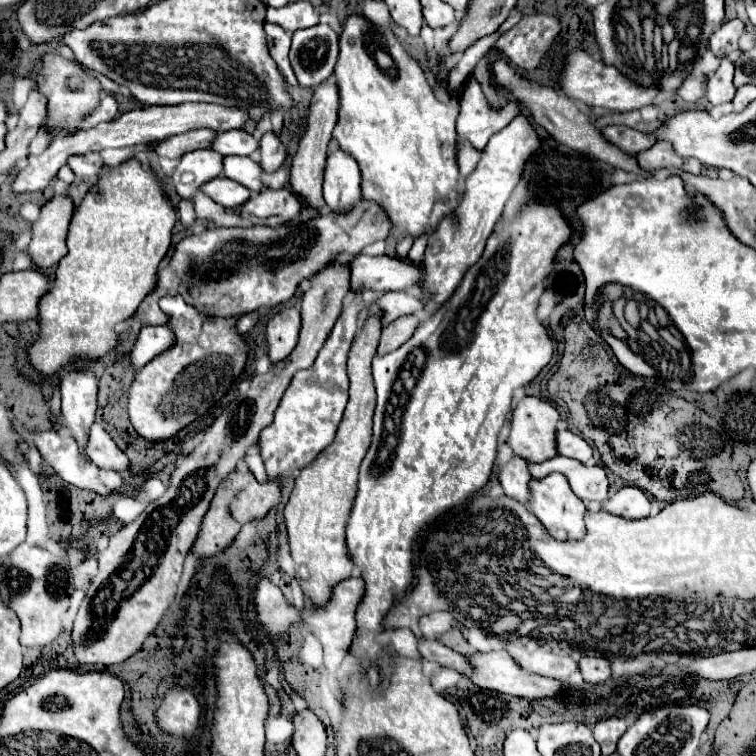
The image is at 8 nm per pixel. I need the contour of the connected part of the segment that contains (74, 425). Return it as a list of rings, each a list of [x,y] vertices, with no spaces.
[[[69,370],[61,378],[61,414],[71,436],[79,444],[79,454],[89,462],[85,450],[89,440],[89,428],[95,420],[97,410],[97,378],[93,372]]]

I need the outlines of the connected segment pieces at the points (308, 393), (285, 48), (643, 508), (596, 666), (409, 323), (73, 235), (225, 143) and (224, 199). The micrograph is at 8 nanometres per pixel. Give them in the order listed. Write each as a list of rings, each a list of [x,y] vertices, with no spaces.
[[[355,294],[353,304],[341,312],[329,338],[325,340],[321,352],[317,354],[313,366],[307,370],[299,370],[293,376],[289,388],[285,390],[275,410],[275,420],[261,432],[259,454],[265,462],[265,470],[271,480],[281,478],[293,470],[301,470],[303,466],[313,462],[313,458],[321,450],[325,450],[329,442],[333,442],[335,430],[341,422],[341,416],[347,404],[349,380],[345,372],[345,362],[359,328],[361,310],[365,310],[365,304],[361,300],[361,294]]]
[[[265,22],[263,26],[265,34],[271,38],[271,46],[269,46],[269,54],[271,58],[277,62],[279,70],[283,72],[285,80],[293,86],[297,86],[297,80],[295,80],[295,74],[293,74],[293,68],[289,64],[289,58],[287,58],[287,52],[289,52],[289,42],[291,42],[291,36],[285,34],[285,30],[277,24],[271,24],[271,22]]]
[[[625,486],[603,504],[603,510],[609,514],[621,516],[625,520],[641,520],[649,516],[651,504],[645,492],[641,492],[635,486]]]
[[[583,656],[579,660],[579,672],[583,674],[583,680],[589,684],[599,684],[609,680],[611,668],[607,658],[597,658],[597,656]]]
[[[409,314],[409,316],[401,316],[395,322],[391,322],[389,326],[385,326],[381,332],[379,346],[377,346],[377,354],[383,356],[383,354],[395,350],[397,346],[401,346],[403,342],[407,342],[411,338],[411,334],[415,332],[417,324],[419,324],[417,316]]]
[[[131,158],[113,168],[107,176],[101,176],[97,186],[93,186],[93,190],[89,190],[89,194],[81,200],[75,214],[69,198],[51,198],[41,208],[39,218],[31,226],[33,236],[31,244],[27,246],[27,254],[37,268],[49,268],[59,262],[49,292],[39,300],[39,332],[27,346],[27,362],[41,378],[51,378],[77,362],[99,360],[117,348],[119,332],[115,326],[129,320],[155,286],[157,266],[171,246],[173,224],[175,210],[169,206],[169,202],[165,202],[165,190],[161,190],[161,184],[143,170],[137,158]]]
[[[233,128],[233,130],[221,130],[215,132],[215,138],[211,140],[211,150],[229,156],[229,154],[237,154],[237,156],[251,156],[257,150],[257,134],[247,134],[241,128]]]
[[[217,176],[209,182],[205,182],[201,186],[201,192],[207,194],[209,198],[213,198],[217,204],[221,204],[225,208],[237,208],[243,202],[247,202],[249,196],[251,196],[251,192],[245,186],[233,182],[225,176]]]

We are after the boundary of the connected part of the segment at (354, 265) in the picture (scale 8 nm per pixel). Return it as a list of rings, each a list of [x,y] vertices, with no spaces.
[[[359,254],[349,264],[351,290],[403,290],[419,282],[419,266],[391,256],[365,256]]]

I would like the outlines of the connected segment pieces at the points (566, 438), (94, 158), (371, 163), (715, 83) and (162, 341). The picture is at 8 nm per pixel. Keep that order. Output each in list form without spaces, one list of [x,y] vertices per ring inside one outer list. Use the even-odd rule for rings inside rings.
[[[557,430],[557,452],[567,458],[575,458],[579,462],[589,462],[593,456],[591,446],[571,430]]]
[[[93,152],[93,154],[69,158],[69,168],[75,172],[77,178],[97,178],[103,168],[103,160],[97,152]]]
[[[349,16],[339,38],[339,60],[335,64],[335,78],[341,94],[339,120],[333,130],[333,138],[341,150],[327,156],[323,198],[331,212],[349,212],[363,200],[375,202],[385,210],[393,228],[391,234],[397,240],[405,236],[419,238],[421,234],[435,232],[445,218],[453,218],[459,206],[459,168],[455,160],[455,118],[459,104],[447,106],[439,102],[421,70],[421,66],[405,52],[401,42],[393,36],[391,28],[381,28],[367,22],[363,16]],[[377,54],[387,54],[389,64],[379,66]]]
[[[723,58],[717,72],[713,76],[709,76],[707,80],[707,94],[705,98],[711,104],[723,104],[723,102],[731,102],[735,94],[735,86],[733,86],[733,62],[729,58]]]
[[[143,326],[129,354],[129,364],[133,368],[143,368],[151,358],[171,348],[173,342],[175,338],[167,326]]]

